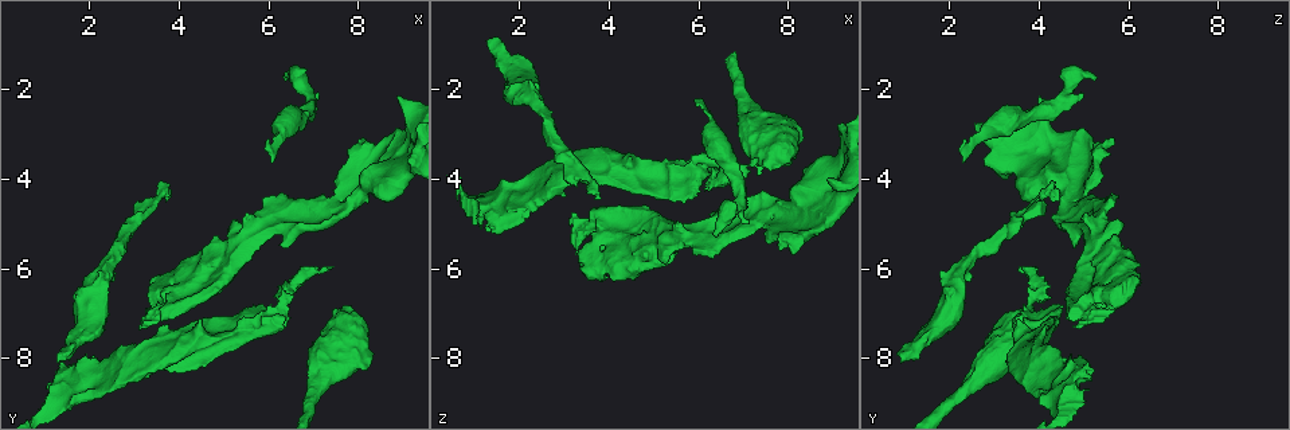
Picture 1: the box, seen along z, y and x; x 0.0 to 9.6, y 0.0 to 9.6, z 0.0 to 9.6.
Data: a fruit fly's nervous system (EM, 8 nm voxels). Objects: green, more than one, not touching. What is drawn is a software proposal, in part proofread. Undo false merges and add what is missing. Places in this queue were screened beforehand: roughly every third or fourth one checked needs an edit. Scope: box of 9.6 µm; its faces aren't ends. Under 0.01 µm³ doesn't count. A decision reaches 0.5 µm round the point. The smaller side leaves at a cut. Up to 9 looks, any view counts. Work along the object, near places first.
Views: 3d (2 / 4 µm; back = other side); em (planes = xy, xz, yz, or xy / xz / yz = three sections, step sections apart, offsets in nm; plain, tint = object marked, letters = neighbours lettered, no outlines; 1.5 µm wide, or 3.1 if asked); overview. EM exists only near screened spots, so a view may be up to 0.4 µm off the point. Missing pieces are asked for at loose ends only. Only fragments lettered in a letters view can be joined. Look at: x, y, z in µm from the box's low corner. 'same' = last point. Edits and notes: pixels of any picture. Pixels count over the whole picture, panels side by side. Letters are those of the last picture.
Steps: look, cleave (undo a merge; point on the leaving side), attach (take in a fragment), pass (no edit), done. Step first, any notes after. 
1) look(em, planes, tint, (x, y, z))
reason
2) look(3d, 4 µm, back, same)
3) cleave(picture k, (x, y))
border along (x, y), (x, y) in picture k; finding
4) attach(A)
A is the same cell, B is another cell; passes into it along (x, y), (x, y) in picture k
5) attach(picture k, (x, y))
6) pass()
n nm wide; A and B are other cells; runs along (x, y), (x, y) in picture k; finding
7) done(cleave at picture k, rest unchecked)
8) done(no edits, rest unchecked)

look(3d, 2 µm, (1.30, 8.05, 0.90))
branch stops here

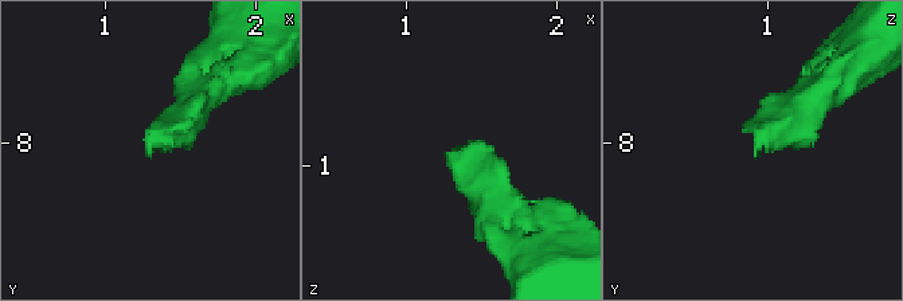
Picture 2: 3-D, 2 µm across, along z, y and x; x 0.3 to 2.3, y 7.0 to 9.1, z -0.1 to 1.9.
look(em, planes, letters, (1.26, 8.10, 0.92))
need the tissue

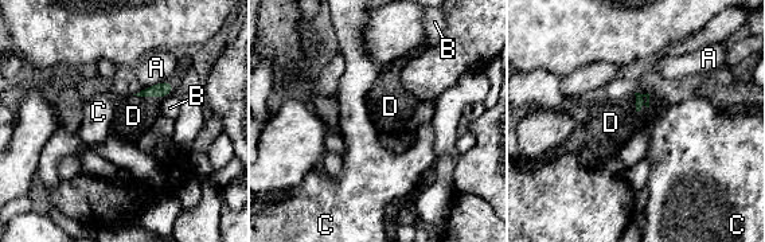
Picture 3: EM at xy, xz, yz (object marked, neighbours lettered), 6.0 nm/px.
attach(picture 3, (611, 123))
D is the same cell, A, B and C are other cells; passes into it along (639, 102), (636, 109), (611, 123) in picture 3; it goes on there

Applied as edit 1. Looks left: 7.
look(em, xz, step 8, tint, (6.30, 1.80, 5.25))
branch stops here

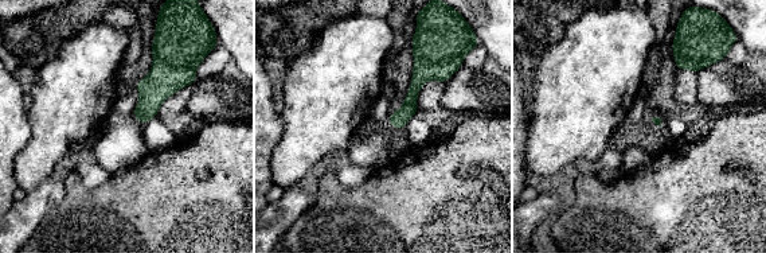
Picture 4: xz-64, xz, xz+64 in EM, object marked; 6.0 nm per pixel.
look(em, planes, letters, same)
another direction

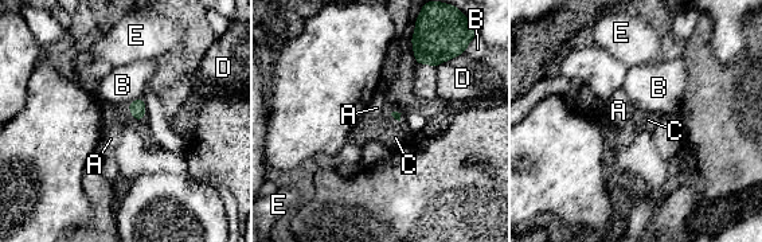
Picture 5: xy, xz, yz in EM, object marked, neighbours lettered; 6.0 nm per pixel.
attach(picture 5, (112, 114))
C is the same cell, A, B, D and E are other cells; passes into it along (137, 108), (132, 114), (112, 114) in picture 5; it goes on there

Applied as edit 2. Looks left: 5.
look(3d, 4 µm, (5.25, 4.90, 5.85))
branch stops here

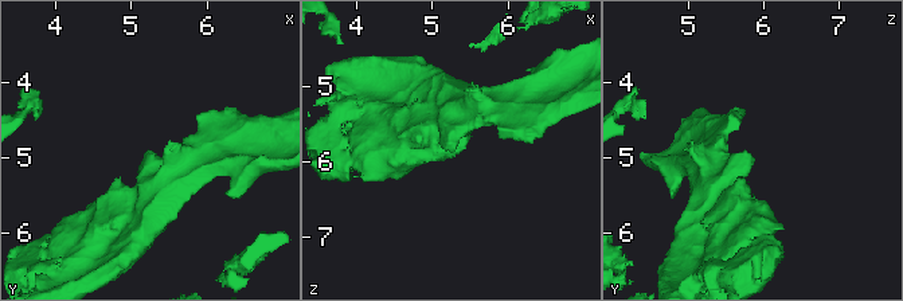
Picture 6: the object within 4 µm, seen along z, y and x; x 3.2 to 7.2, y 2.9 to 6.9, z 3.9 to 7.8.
look(em, planes, letters, (5.20, 4.95, 5.85))

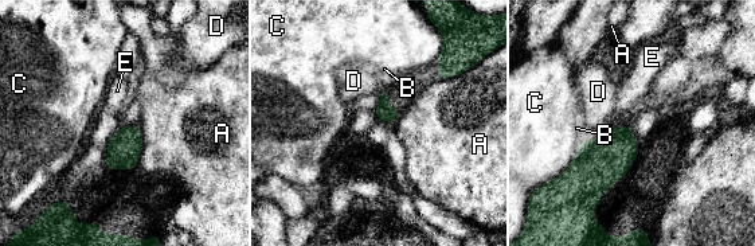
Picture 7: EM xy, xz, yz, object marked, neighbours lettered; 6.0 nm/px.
pass()
A, B, C, D and E are other cells; border along (139, 125), (141, 152), (136, 167) in picture 7; none of them fits

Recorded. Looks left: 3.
look(overview)
redraw

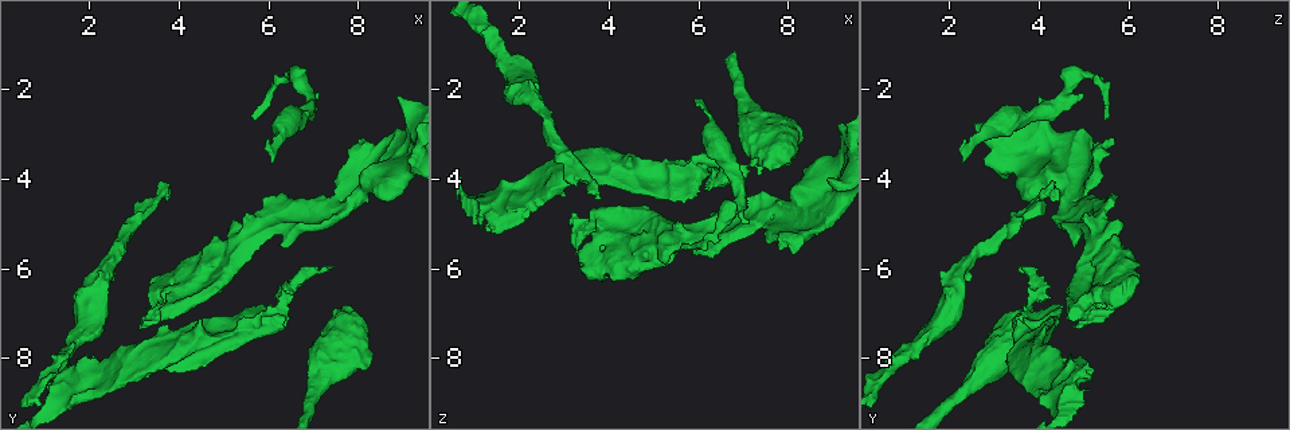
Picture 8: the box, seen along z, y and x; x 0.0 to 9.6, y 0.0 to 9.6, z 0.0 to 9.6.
look(em, xy, step 8, letters, (6.10, 3.60, 2.30))
an open end

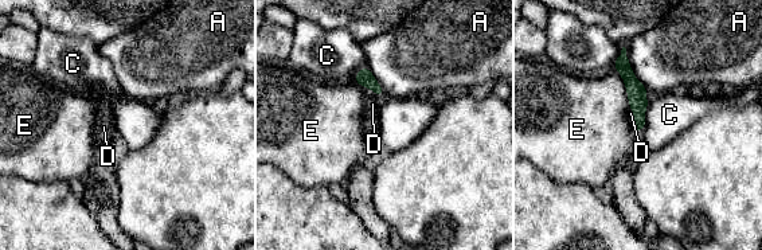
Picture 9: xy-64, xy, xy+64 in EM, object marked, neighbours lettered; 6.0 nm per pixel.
look(em, xz, step 4, letters, same)
another direction

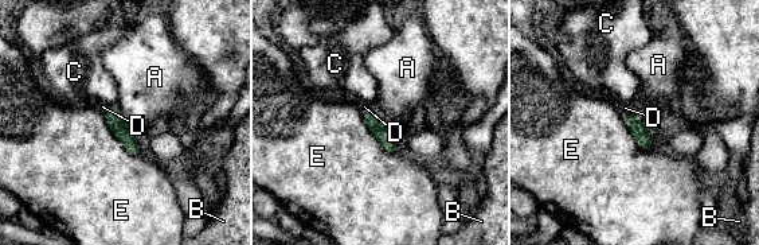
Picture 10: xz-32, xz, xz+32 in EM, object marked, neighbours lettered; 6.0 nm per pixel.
attach(picture 10, (364, 107))
D is the same cell, A, B, C and E are other cells; passes into it along (375, 123), (371, 111), (364, 107) in picture 10; the cell continues

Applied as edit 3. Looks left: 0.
done(attach at picture 3, attach at picture 5, attach at picture 10, rest unchecked)

